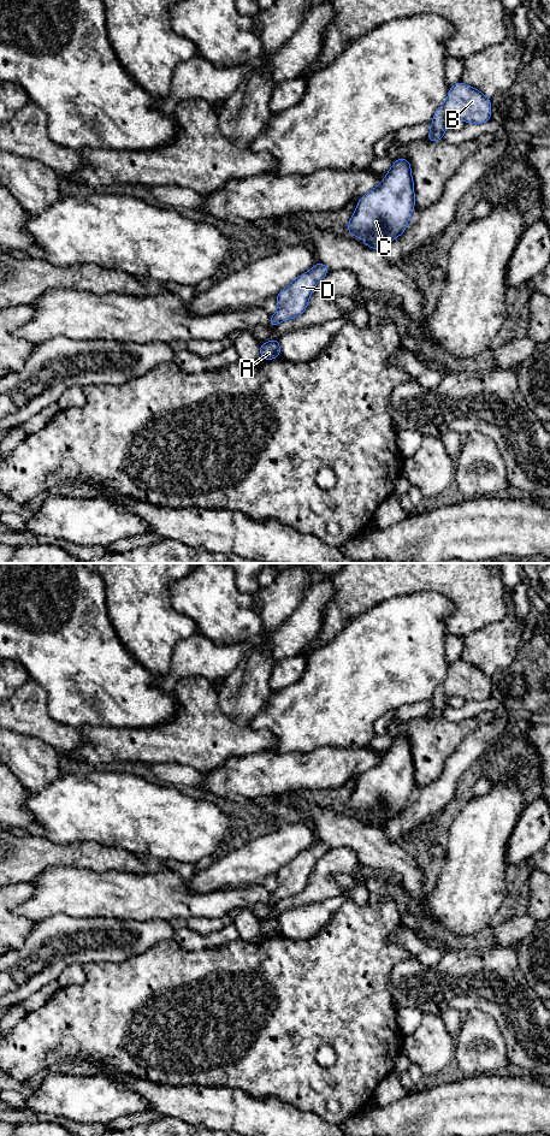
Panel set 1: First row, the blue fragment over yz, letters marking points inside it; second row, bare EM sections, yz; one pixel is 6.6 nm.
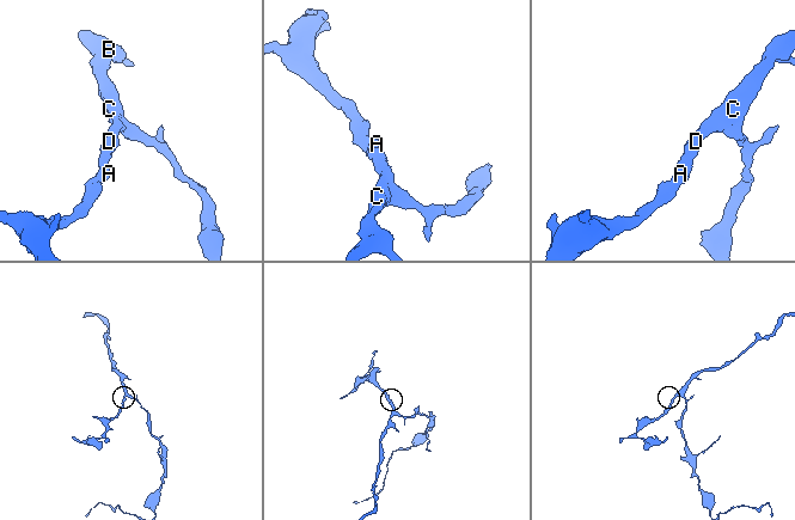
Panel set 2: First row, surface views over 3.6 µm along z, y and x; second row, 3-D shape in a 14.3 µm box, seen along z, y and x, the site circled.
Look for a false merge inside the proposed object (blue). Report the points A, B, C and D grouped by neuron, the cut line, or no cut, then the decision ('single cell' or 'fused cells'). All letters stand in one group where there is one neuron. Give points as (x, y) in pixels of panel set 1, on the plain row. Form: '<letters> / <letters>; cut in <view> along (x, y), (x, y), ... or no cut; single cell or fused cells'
A B C D; no cut; single cell

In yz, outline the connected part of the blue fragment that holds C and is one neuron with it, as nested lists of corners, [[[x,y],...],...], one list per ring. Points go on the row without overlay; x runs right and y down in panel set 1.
[[[398,735],[380,763],[360,775],[347,803],[349,813],[362,815],[365,823],[382,827],[406,809],[414,782],[410,740]]]

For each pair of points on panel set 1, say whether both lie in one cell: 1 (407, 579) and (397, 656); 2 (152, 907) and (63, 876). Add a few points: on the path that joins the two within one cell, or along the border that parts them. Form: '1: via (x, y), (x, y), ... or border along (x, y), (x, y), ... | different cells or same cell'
1: border along (432, 591), (397, 595), (378, 604) | different cells
2: via (130, 897), (116, 893), (84, 893) | same cell

